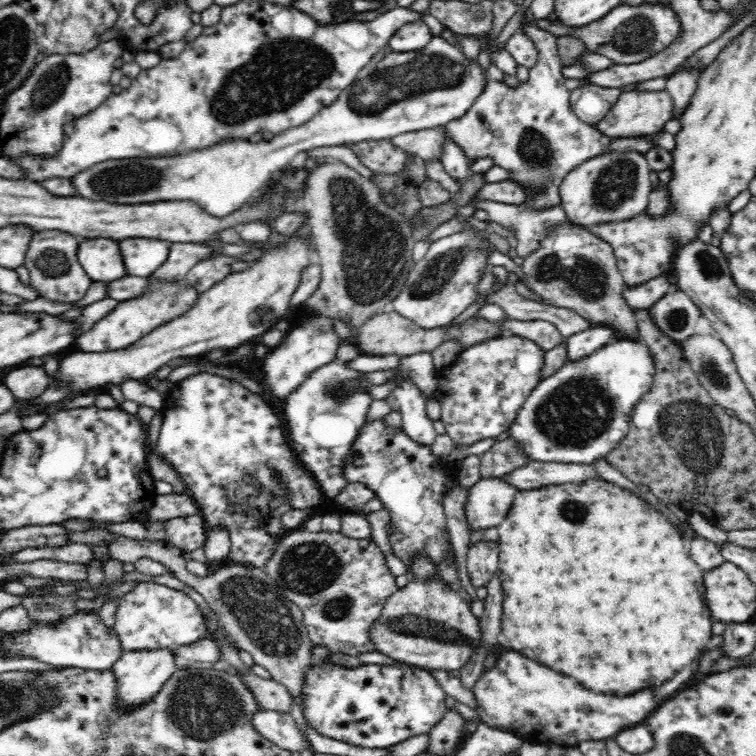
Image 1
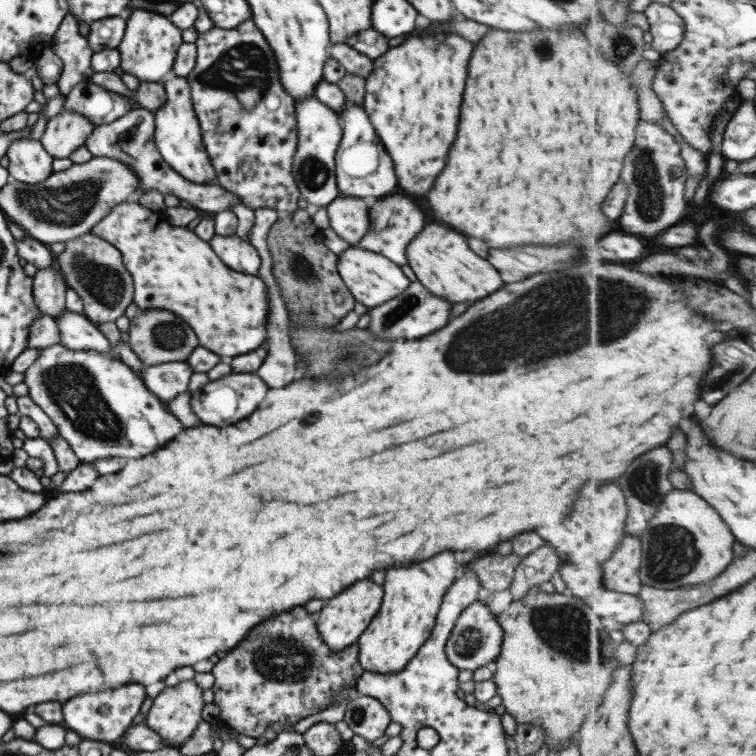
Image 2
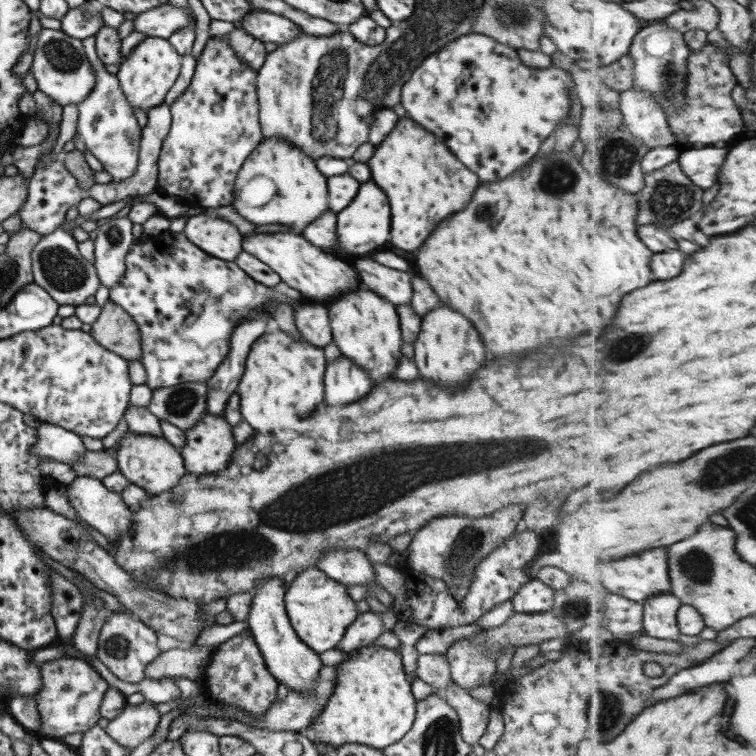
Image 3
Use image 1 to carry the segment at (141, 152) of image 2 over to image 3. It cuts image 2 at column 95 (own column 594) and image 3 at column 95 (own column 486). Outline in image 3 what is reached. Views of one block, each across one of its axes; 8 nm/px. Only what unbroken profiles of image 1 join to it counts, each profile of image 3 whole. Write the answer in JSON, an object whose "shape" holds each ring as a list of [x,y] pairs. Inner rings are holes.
{"shape":[[[94,36],[81,40],[83,53],[95,71],[95,84],[89,96],[85,96],[85,100],[76,104],[78,110],[76,132],[85,148],[101,163],[102,170],[111,176],[111,181],[121,182],[136,171],[141,129],[137,125],[130,104],[125,102],[121,94],[113,69],[99,62],[94,40]]]}

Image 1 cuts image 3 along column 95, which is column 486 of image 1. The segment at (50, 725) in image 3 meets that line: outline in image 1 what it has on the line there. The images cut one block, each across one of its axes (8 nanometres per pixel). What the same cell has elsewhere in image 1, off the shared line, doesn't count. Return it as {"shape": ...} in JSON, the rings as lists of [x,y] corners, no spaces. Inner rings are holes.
{"shape":[[[502,651],[496,660],[494,668],[484,672],[479,682],[472,688],[478,705],[476,711],[486,725],[497,728],[504,726],[509,732],[522,738],[526,743],[538,743],[543,745],[558,744],[558,746],[578,746],[581,742],[588,740],[603,740],[614,738],[619,732],[638,725],[646,720],[652,710],[662,702],[656,698],[656,690],[660,686],[642,688],[628,696],[608,696],[608,694],[596,694],[588,688],[584,688],[580,682],[572,680],[571,677],[555,672],[552,668],[546,668],[542,664],[536,664],[528,658],[524,658],[518,652]],[[588,706],[590,712],[584,712],[582,708]]]}

